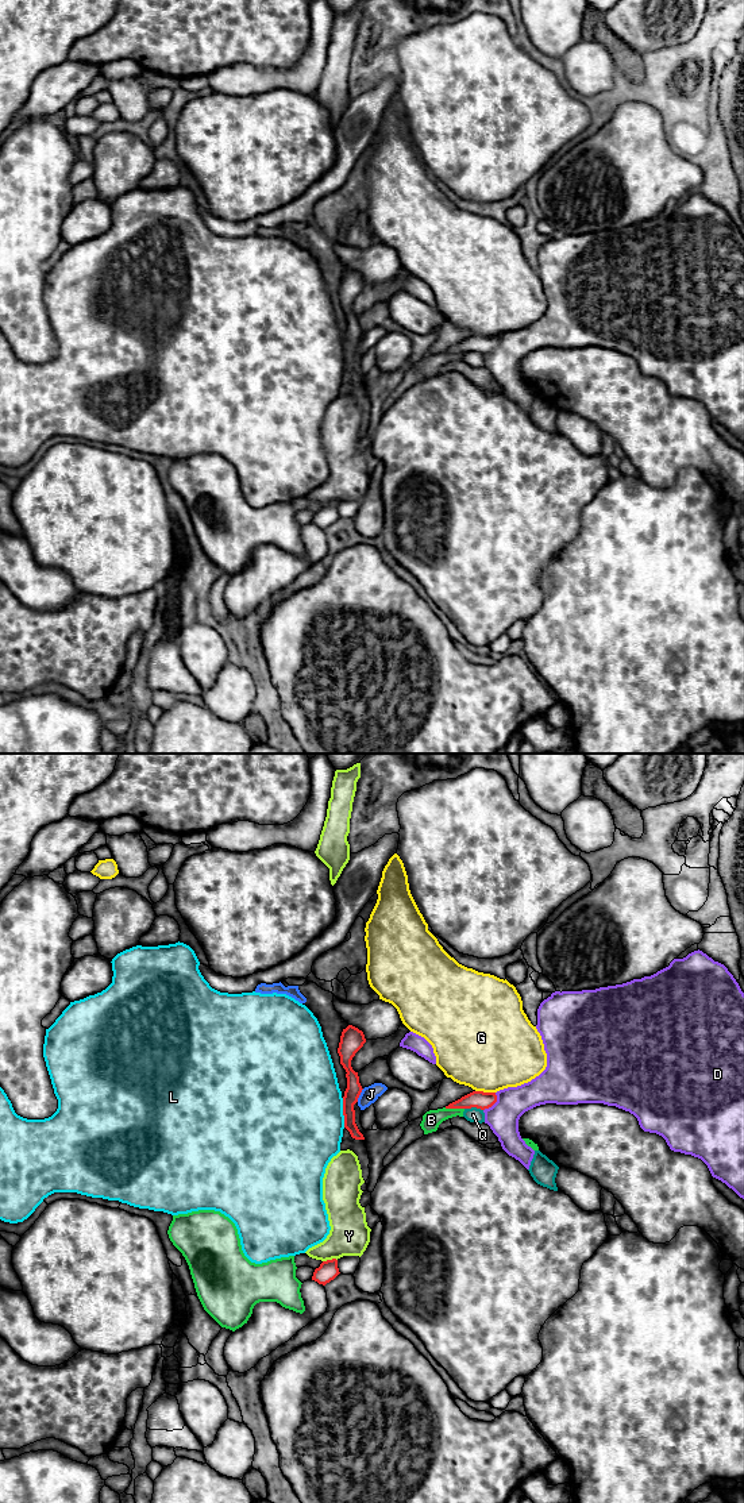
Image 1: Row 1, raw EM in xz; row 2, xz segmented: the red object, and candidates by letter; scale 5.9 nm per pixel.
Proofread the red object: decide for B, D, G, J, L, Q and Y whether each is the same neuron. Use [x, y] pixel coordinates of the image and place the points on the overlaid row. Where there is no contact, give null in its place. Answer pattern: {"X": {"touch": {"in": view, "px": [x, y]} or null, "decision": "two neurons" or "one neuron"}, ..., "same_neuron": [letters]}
{"B": {"touch": {"in": "xz", "px": [454, 1108]}, "decision": "two neurons"}, "D": {"touch": {"in": "xz", "px": [493, 1103]}, "decision": "two neurons"}, "G": {"touch": {"in": "xz", "px": [485, 1093]}, "decision": "two neurons"}, "J": {"touch": {"in": "xz", "px": [359, 1094]}, "decision": "two neurons"}, "L": {"touch": {"in": "xz", "px": [343, 1113]}, "decision": "two neurons"}, "Q": {"touch": {"in": "xz", "px": [474, 1106]}, "decision": "two neurons"}, "Y": {"touch": {"in": "xz", "px": [330, 1260]}, "decision": "two neurons"}, "same_neuron": []}

